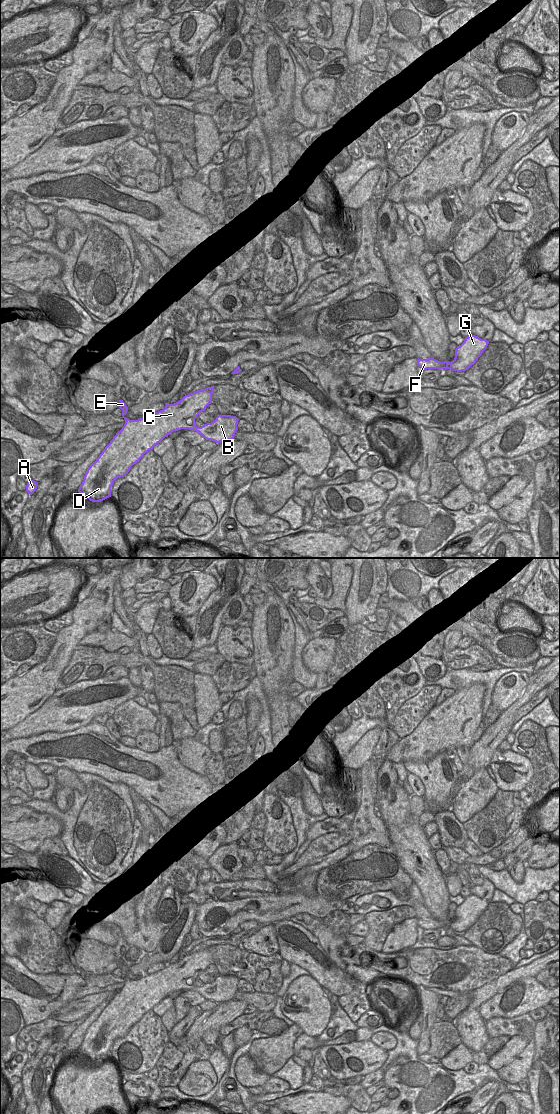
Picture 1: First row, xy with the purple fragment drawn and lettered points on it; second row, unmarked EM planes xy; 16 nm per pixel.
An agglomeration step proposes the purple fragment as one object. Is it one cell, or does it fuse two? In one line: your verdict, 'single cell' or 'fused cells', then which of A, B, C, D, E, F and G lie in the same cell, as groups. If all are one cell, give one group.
single cell | A B C D E F G

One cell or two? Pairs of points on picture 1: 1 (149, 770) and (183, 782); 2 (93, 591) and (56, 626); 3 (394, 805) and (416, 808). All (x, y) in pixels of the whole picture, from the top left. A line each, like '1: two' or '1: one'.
1: one
2: two
3: two

